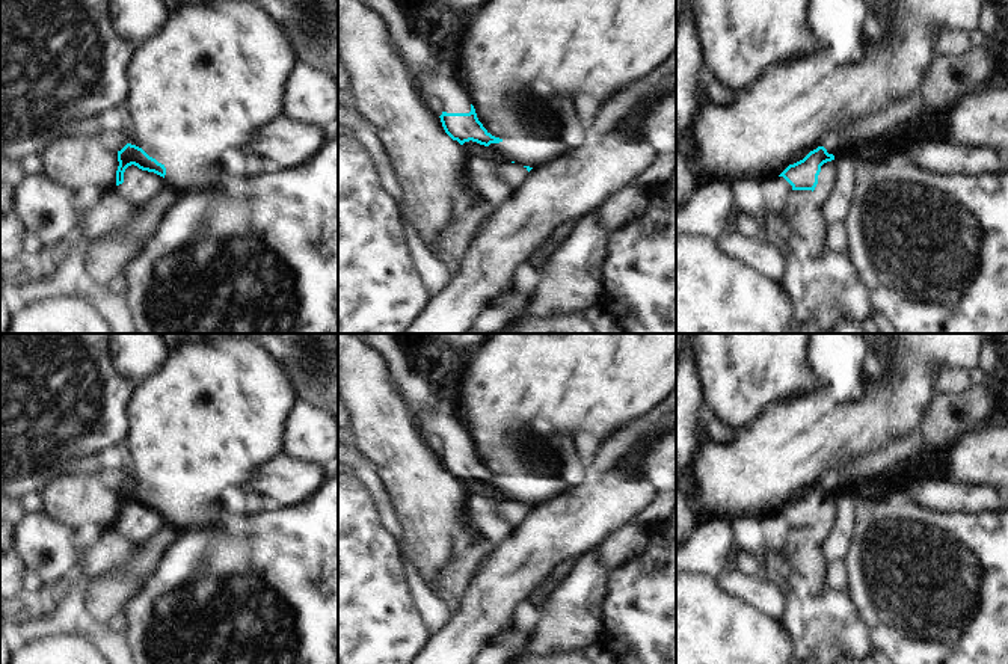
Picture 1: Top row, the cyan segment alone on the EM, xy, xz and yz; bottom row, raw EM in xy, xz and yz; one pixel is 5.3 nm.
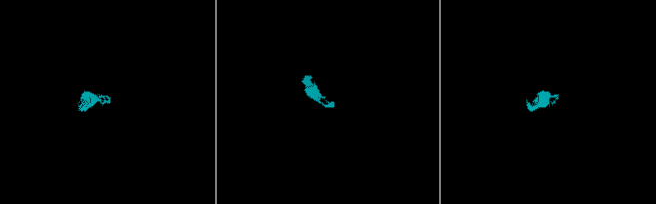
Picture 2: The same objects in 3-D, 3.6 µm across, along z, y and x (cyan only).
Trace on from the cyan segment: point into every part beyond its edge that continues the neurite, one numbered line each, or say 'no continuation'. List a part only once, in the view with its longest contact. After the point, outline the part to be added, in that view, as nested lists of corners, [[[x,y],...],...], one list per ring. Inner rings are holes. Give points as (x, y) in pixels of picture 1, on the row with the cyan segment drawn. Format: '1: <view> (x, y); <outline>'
1: xy (139, 186); [[[131,164],[124,172],[124,183],[116,189],[137,205],[145,204],[163,186],[166,180],[154,172],[142,171]]]
2: xz (450, 94); [[[436,66],[415,72],[415,83],[430,97],[436,98],[441,110],[447,113],[469,113],[471,101],[456,75],[441,75]]]

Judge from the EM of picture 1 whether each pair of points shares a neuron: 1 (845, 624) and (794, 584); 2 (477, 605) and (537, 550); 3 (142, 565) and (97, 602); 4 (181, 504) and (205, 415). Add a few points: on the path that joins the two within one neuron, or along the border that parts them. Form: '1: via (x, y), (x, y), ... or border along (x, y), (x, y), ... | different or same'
1: via (832, 624), (806, 598) | same
2: via (492, 592), (522, 562) | same
3: via (132, 574), (107, 593) | same
4: via (186, 482), (186, 445), (189, 438) | same

